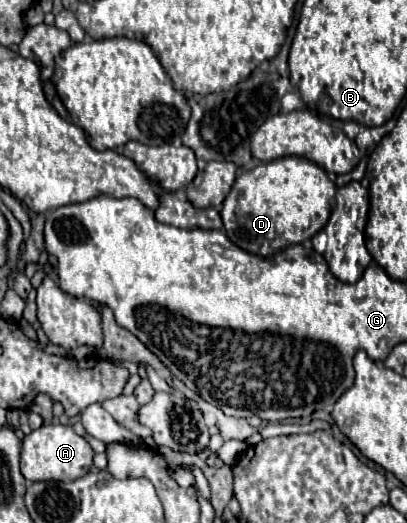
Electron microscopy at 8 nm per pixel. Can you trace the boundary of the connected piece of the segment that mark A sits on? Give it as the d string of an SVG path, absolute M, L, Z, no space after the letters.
M49 424L25 436L23 450L21 450L21 472L31 482L47 482L47 480L71 482L89 472L93 464L93 456L95 452L89 446L89 442L83 436L79 436L71 426Z

